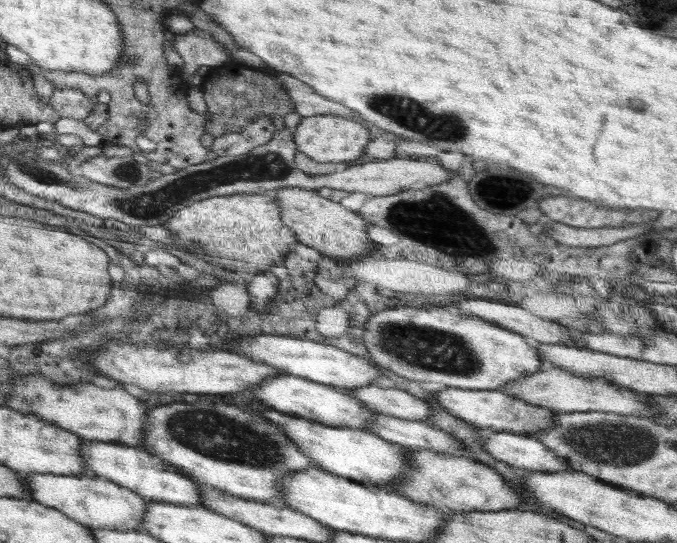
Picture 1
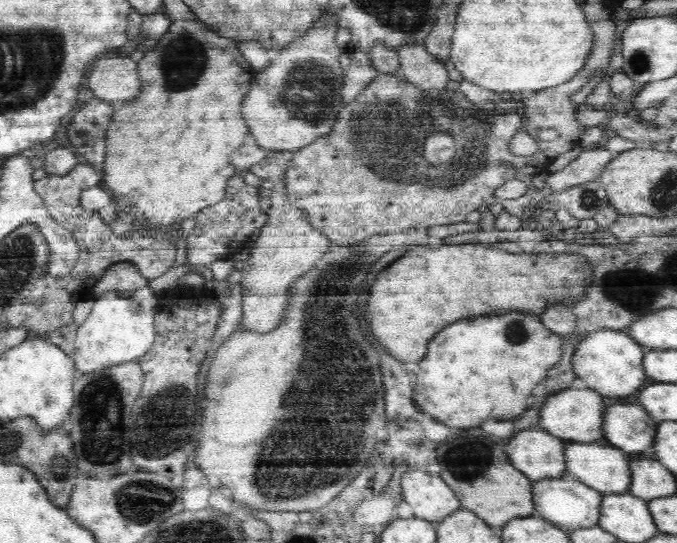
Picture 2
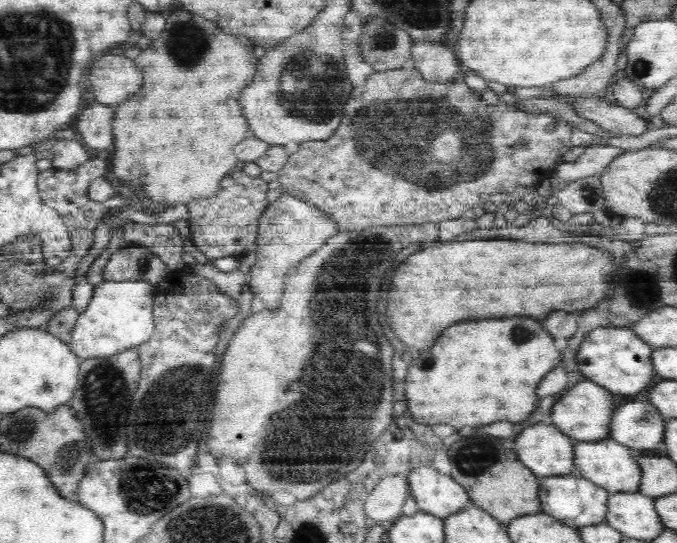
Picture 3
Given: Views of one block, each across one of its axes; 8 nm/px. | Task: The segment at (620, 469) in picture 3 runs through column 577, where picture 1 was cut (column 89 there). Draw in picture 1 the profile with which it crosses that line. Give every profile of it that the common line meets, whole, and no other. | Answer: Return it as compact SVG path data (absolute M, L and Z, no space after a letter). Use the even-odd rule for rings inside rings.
M90 442L82 446L82 461L86 463L86 473L104 477L124 488L133 490L148 502L164 502L177 505L200 505L198 482L187 477L176 465L144 450L142 446L128 446L114 443Z

